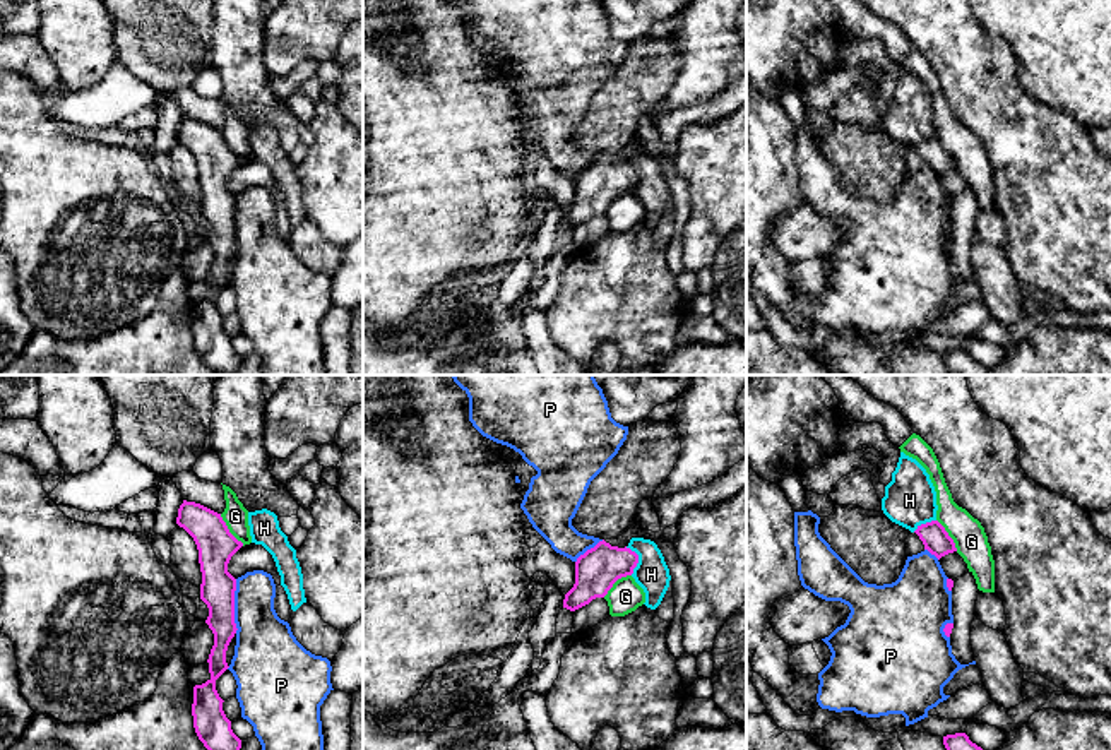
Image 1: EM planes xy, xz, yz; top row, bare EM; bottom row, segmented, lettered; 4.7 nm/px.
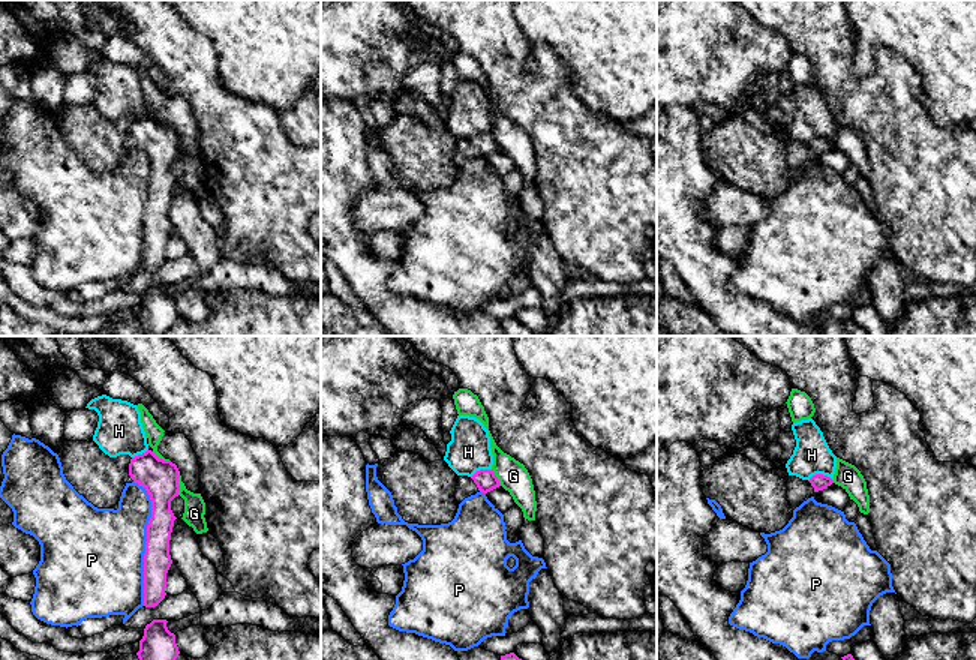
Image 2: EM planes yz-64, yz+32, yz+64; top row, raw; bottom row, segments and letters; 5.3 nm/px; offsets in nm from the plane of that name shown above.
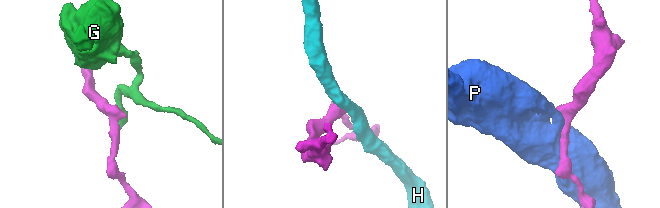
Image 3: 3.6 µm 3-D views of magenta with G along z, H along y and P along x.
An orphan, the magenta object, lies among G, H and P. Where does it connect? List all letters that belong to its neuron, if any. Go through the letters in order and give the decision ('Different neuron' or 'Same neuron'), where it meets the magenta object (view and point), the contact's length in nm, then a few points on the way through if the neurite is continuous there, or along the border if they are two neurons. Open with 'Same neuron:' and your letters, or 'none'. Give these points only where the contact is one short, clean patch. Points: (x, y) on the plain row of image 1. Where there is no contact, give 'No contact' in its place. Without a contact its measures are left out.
Same neuron: none
G: Different neuron. Touches magenta at xy (228, 146). Shared border 190 nm. Boundary: xy (219, 130), (226, 144), (243, 161)
H: Different neuron. Touches magenta at xz (637, 175). Shared border 140 nm. Boundary: xz (625, 163), (637, 172), (637, 182), (630, 190)
P: Different neuron. Touches magenta at xy (233, 223). Shared border 260 nm

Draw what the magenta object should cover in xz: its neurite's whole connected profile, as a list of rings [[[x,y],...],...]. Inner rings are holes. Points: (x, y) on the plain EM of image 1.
[[[635,139],[618,154],[603,156],[575,178],[575,200],[565,211],[563,224],[575,228],[596,214],[604,214],[613,200],[633,190],[639,171],[628,164],[632,154],[654,158],[656,149]]]

